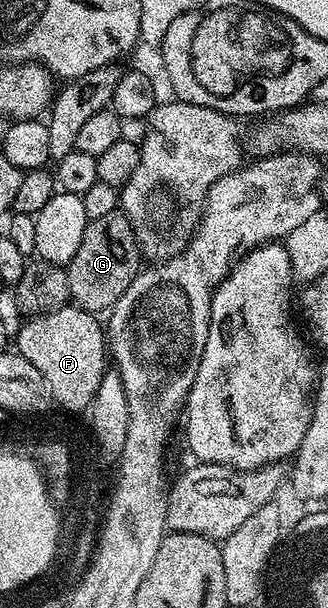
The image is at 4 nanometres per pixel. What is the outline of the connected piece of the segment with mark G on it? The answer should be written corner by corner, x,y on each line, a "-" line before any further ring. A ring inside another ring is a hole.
117,209
106,217
87,222
80,249
76,249
76,257
72,257
72,261
64,267
73,306
91,313
109,312
124,293
124,289
132,285
143,263
134,228
121,210

